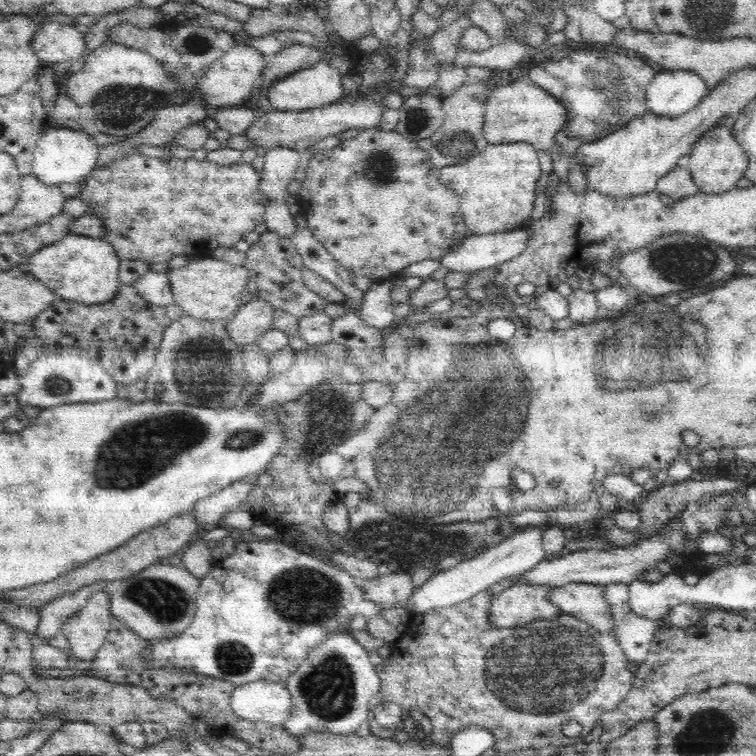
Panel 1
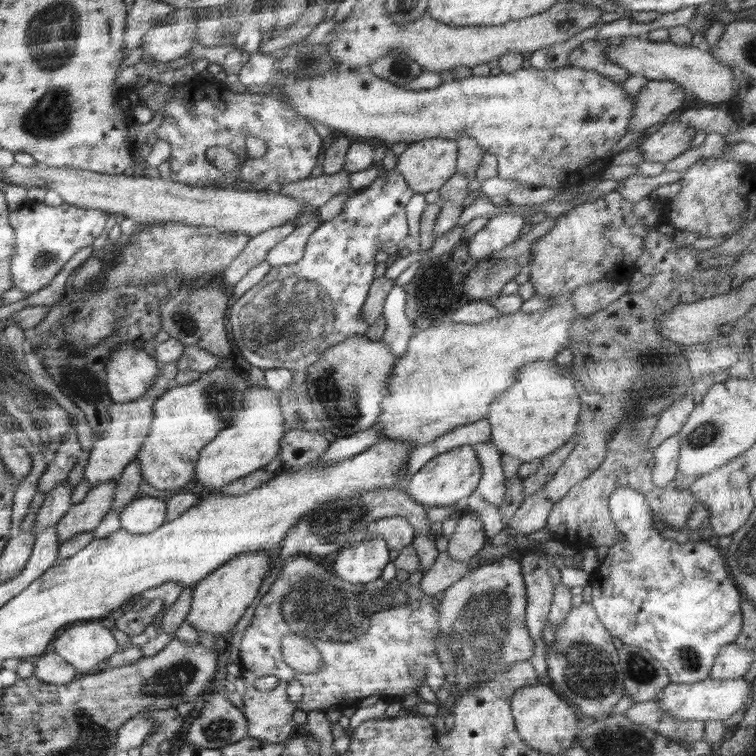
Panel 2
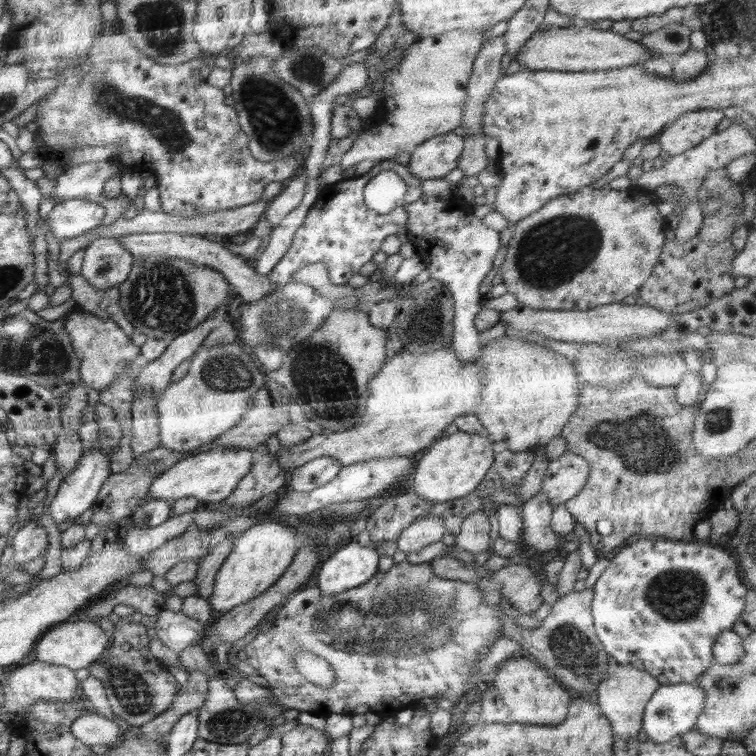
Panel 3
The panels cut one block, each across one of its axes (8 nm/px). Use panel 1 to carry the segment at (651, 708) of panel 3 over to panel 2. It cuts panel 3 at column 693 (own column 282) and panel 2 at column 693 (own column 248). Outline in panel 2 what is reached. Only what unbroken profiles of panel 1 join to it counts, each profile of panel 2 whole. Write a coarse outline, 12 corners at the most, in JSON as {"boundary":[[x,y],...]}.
{"boundary":[[753,682],[668,683],[660,709],[686,721],[726,720]]}

